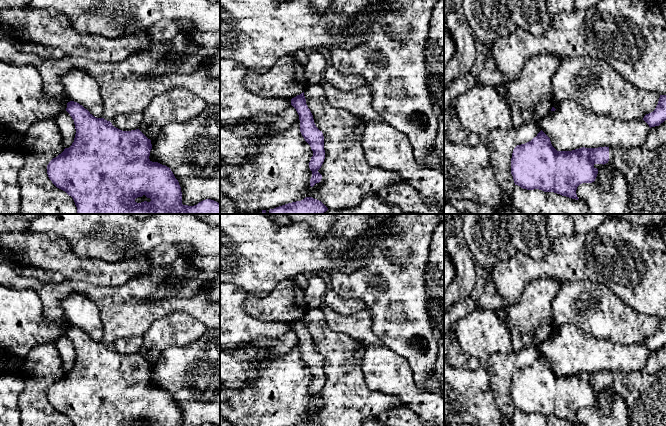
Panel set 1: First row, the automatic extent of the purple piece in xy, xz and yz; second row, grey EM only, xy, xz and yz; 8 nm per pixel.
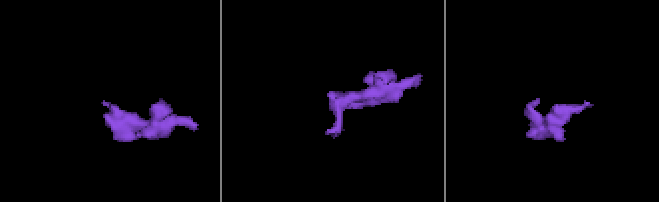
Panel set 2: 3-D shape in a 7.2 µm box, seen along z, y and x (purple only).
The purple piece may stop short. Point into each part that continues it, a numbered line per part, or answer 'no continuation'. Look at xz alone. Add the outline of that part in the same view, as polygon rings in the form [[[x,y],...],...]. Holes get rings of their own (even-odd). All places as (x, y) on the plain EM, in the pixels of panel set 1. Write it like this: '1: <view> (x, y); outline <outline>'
no continuation

